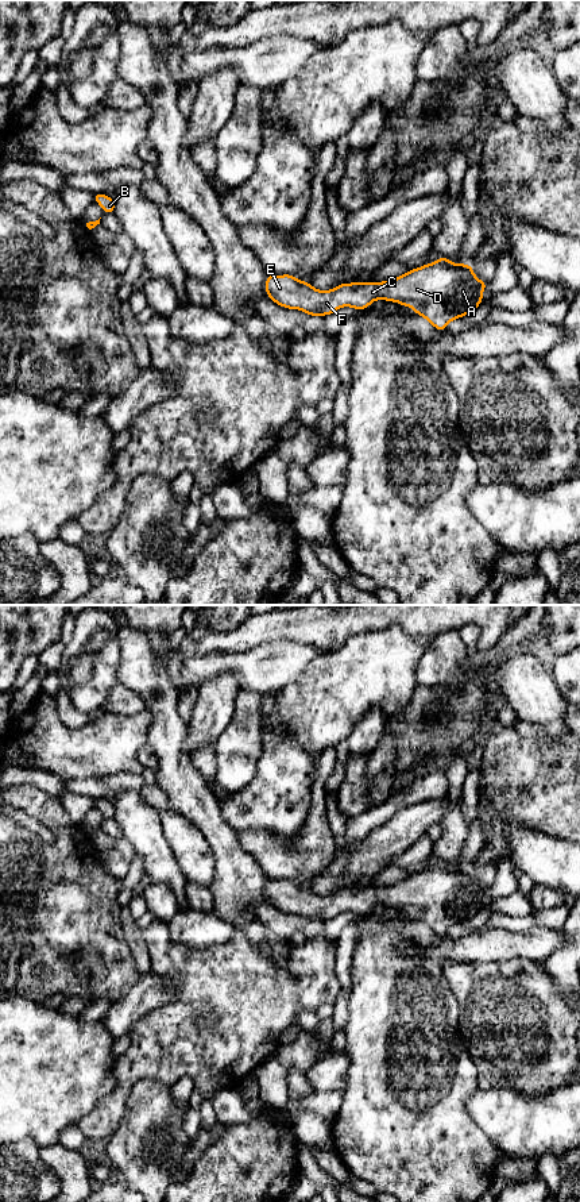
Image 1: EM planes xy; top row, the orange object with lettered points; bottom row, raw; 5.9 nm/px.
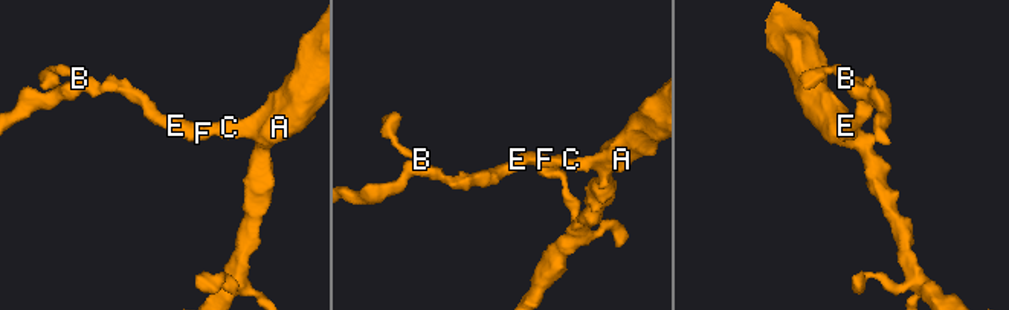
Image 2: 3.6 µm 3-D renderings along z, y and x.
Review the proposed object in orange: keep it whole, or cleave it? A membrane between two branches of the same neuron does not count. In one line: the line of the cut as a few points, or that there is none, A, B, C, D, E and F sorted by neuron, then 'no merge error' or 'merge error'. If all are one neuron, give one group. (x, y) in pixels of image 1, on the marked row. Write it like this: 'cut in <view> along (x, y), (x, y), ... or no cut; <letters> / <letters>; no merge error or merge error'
no cut; A B C D E F; no merge error

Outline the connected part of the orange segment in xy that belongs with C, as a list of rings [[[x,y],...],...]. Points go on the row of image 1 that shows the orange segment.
[[[438,257],[436,262],[413,269],[391,281],[382,282],[348,282],[340,284],[330,290],[318,290],[306,281],[299,281],[291,274],[270,274],[264,289],[268,298],[287,309],[299,309],[309,316],[326,316],[343,307],[352,307],[357,312],[368,308],[375,300],[394,301],[426,319],[436,330],[444,331],[448,324],[459,317],[473,312],[483,301],[483,290],[488,282],[480,281],[471,265],[453,263],[451,259]]]

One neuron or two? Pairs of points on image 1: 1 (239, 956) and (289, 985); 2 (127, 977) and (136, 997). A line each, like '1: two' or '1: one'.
1: one
2: two

